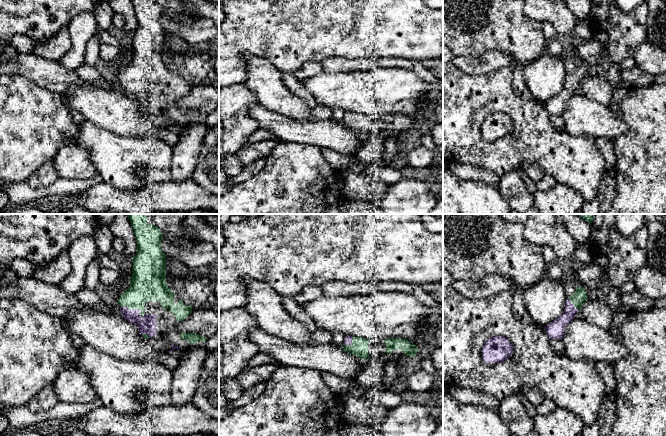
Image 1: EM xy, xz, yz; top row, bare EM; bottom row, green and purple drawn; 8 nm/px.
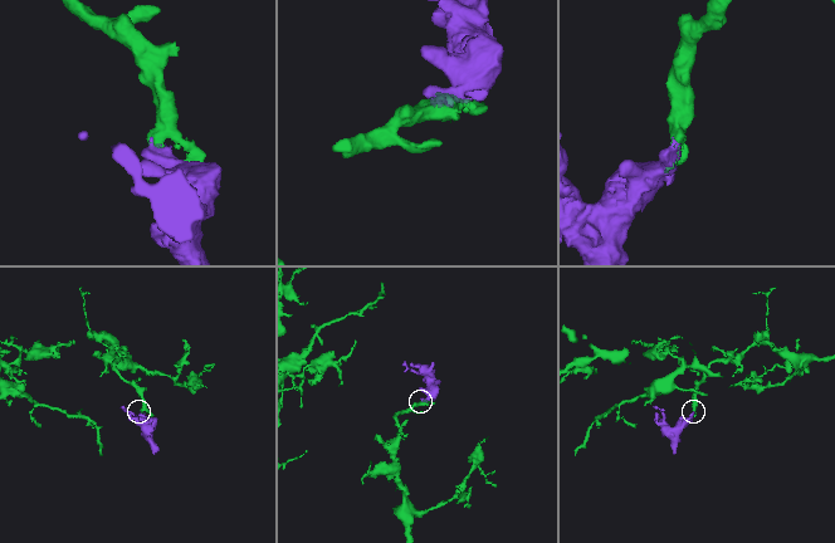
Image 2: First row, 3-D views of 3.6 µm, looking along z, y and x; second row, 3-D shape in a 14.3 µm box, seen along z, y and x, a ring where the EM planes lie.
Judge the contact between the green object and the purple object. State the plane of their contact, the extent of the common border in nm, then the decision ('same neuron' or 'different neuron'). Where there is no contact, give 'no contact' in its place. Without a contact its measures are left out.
xy | 220 nm | same neuron

